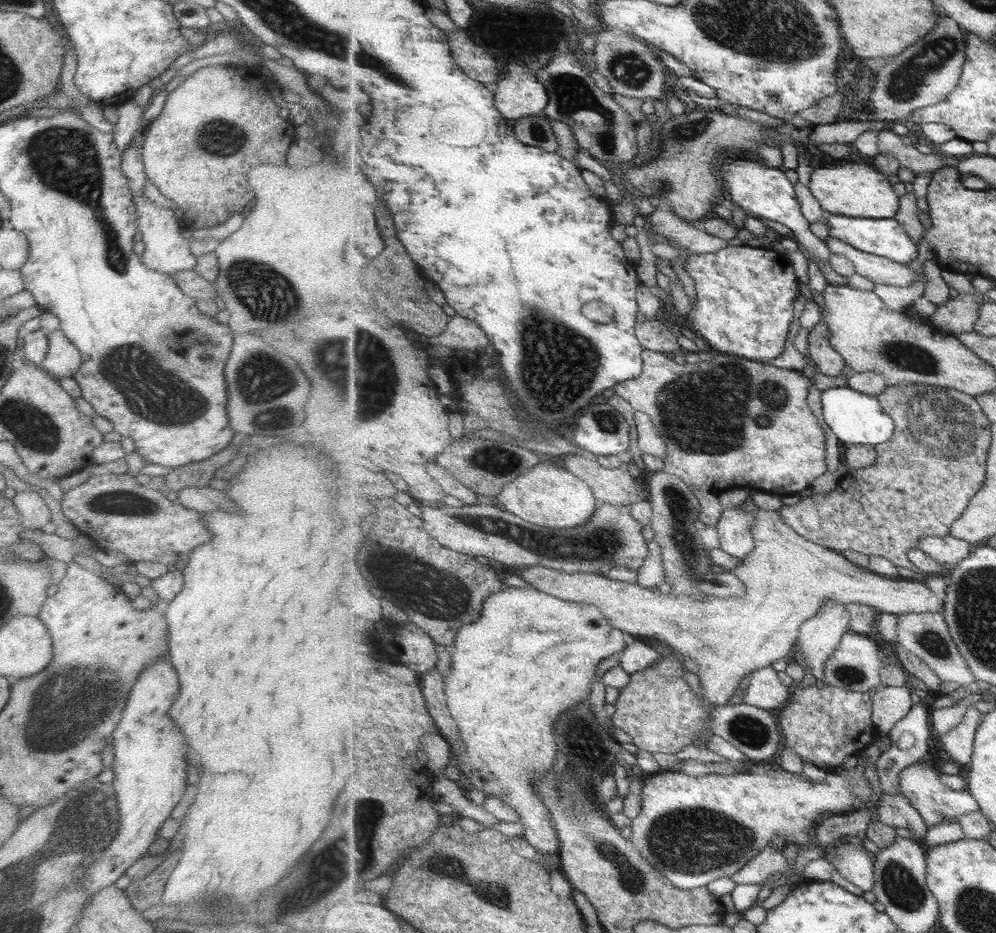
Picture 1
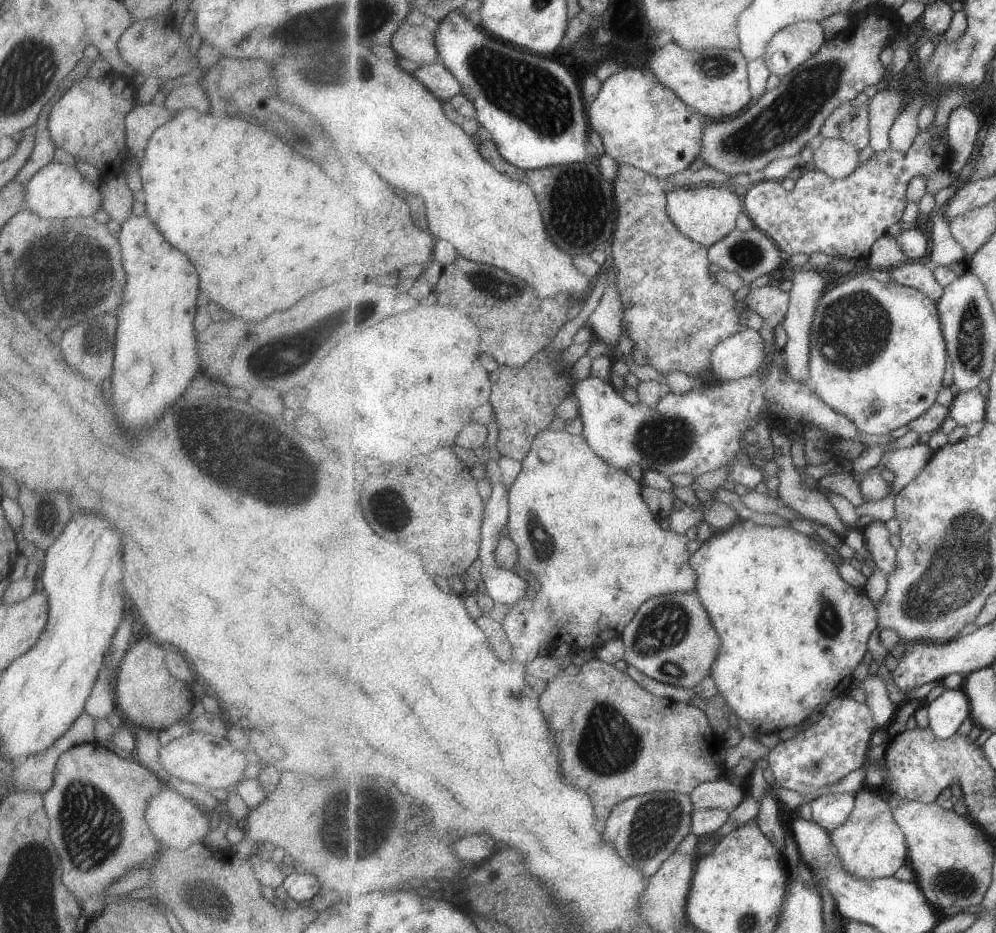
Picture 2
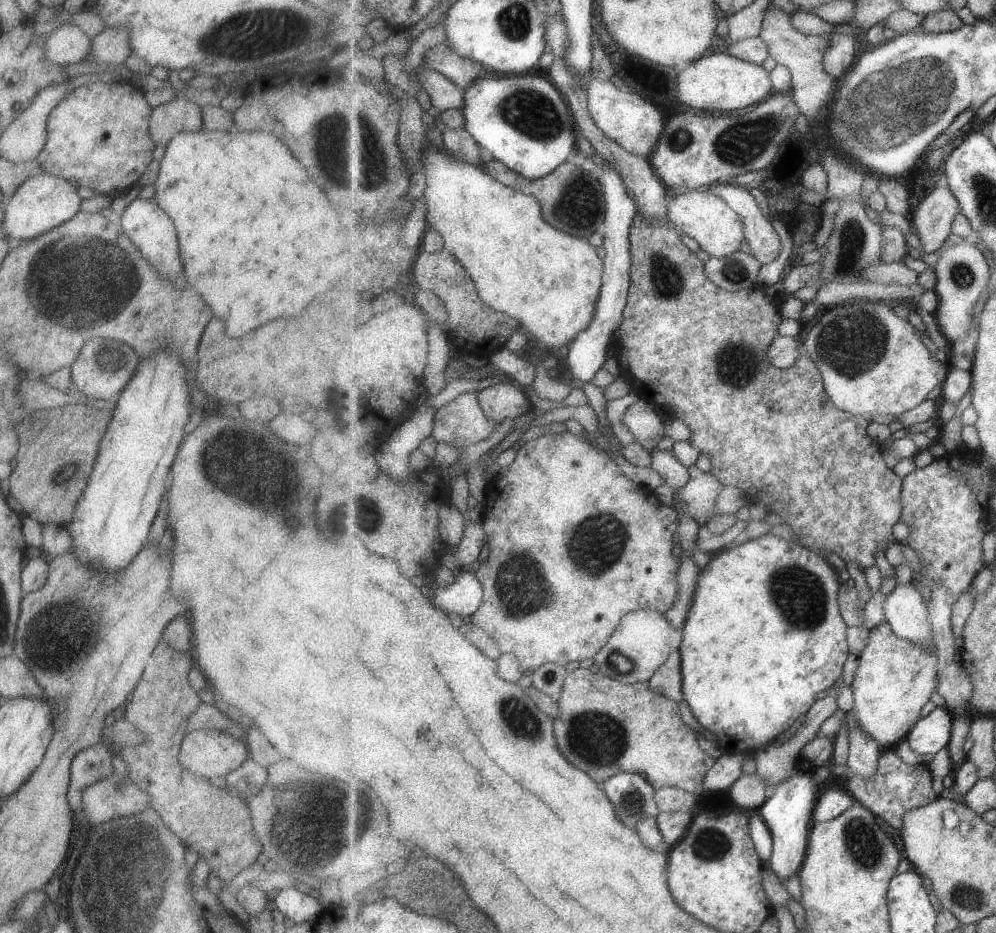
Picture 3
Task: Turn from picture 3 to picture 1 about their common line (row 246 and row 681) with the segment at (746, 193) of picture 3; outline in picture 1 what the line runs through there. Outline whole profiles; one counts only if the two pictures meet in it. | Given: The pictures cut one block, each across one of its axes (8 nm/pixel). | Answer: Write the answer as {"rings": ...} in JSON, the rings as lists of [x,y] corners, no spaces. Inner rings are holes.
{"rings":[[[772,666],[755,670],[750,679],[746,688],[746,703],[768,711],[776,708],[784,710],[791,703],[790,696],[794,694],[790,692],[790,687],[780,680],[778,670],[774,670]]]}

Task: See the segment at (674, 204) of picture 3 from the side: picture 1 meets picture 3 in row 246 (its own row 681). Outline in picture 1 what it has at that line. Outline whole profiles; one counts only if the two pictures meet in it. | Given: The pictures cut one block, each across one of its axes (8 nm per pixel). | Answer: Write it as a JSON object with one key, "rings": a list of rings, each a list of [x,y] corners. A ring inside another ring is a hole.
{"rings":[[[758,508],[754,514],[757,516],[757,523],[753,530],[757,540],[756,550],[745,558],[742,567],[734,570],[736,576],[747,584],[748,590],[743,596],[723,598],[710,595],[707,600],[694,600],[685,594],[682,596],[678,596],[675,592],[663,594],[657,589],[644,588],[638,583],[613,580],[596,573],[571,574],[546,566],[529,567],[527,571],[522,572],[521,578],[538,590],[560,597],[562,600],[599,606],[608,620],[616,628],[627,633],[630,638],[652,636],[673,647],[681,657],[687,656],[697,662],[698,674],[701,676],[704,690],[701,696],[707,708],[708,721],[707,728],[699,732],[699,742],[696,745],[706,745],[715,734],[711,729],[713,706],[735,703],[737,689],[750,672],[772,666],[776,660],[790,656],[790,652],[796,650],[794,646],[798,645],[801,638],[802,627],[807,620],[819,615],[824,603],[838,601],[845,605],[863,604],[876,607],[880,612],[897,615],[938,612],[942,610],[942,602],[944,609],[945,601],[938,598],[926,583],[903,578],[893,580],[858,566],[835,549],[806,540],[786,520],[783,520],[780,510],[766,511]]]}

